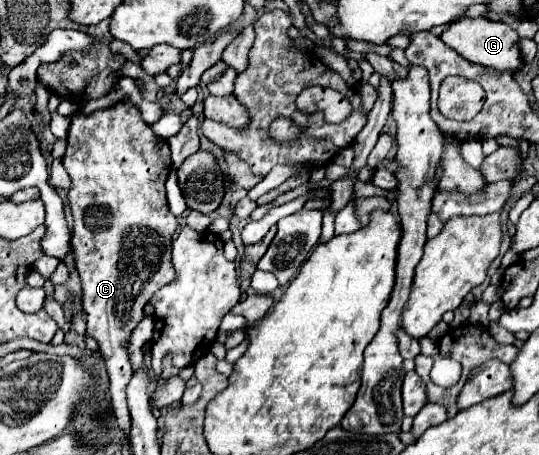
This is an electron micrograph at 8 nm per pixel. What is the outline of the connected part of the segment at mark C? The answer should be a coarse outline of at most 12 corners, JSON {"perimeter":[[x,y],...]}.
{"perimeter":[[128,98],[72,118],[88,336],[130,436],[130,334],[176,278],[172,166]]}

